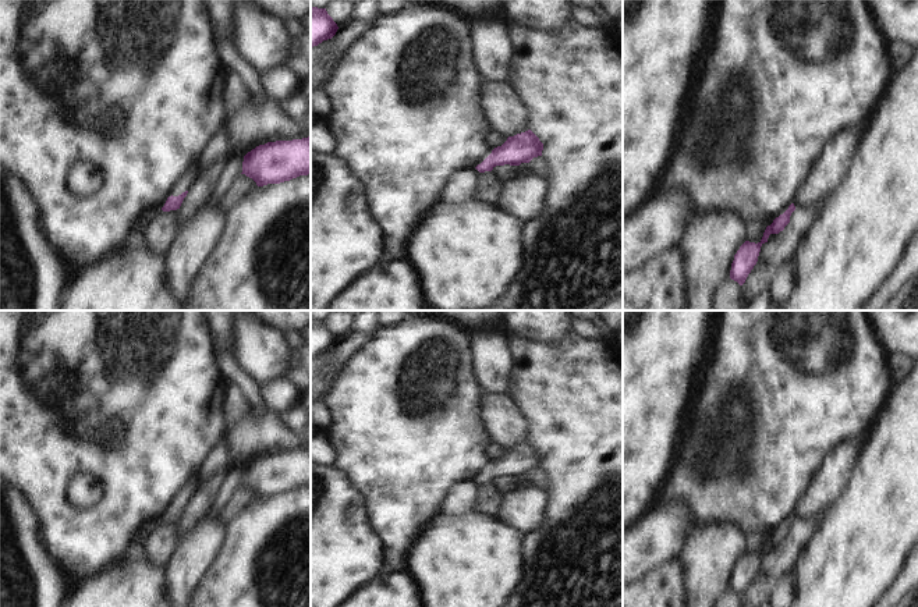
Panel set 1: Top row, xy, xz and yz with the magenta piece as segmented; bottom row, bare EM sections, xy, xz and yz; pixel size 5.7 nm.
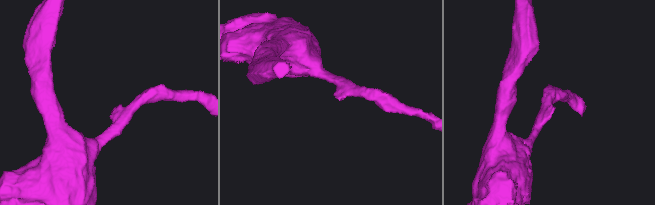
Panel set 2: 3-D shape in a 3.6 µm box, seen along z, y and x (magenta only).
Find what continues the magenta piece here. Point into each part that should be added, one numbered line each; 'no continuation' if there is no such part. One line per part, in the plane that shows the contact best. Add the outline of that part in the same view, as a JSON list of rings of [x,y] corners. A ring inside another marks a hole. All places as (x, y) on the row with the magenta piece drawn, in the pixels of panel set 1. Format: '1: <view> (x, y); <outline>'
no continuation

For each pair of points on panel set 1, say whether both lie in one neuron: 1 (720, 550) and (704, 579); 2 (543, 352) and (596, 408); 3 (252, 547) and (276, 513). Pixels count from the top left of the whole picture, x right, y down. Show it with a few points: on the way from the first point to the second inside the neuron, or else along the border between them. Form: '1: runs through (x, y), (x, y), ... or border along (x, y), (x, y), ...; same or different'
1: runs through (713, 557), (708, 563), (706, 572); same
2: runs through (555, 366), (582, 394); same
3: runs through (261, 539), (276, 521); same

